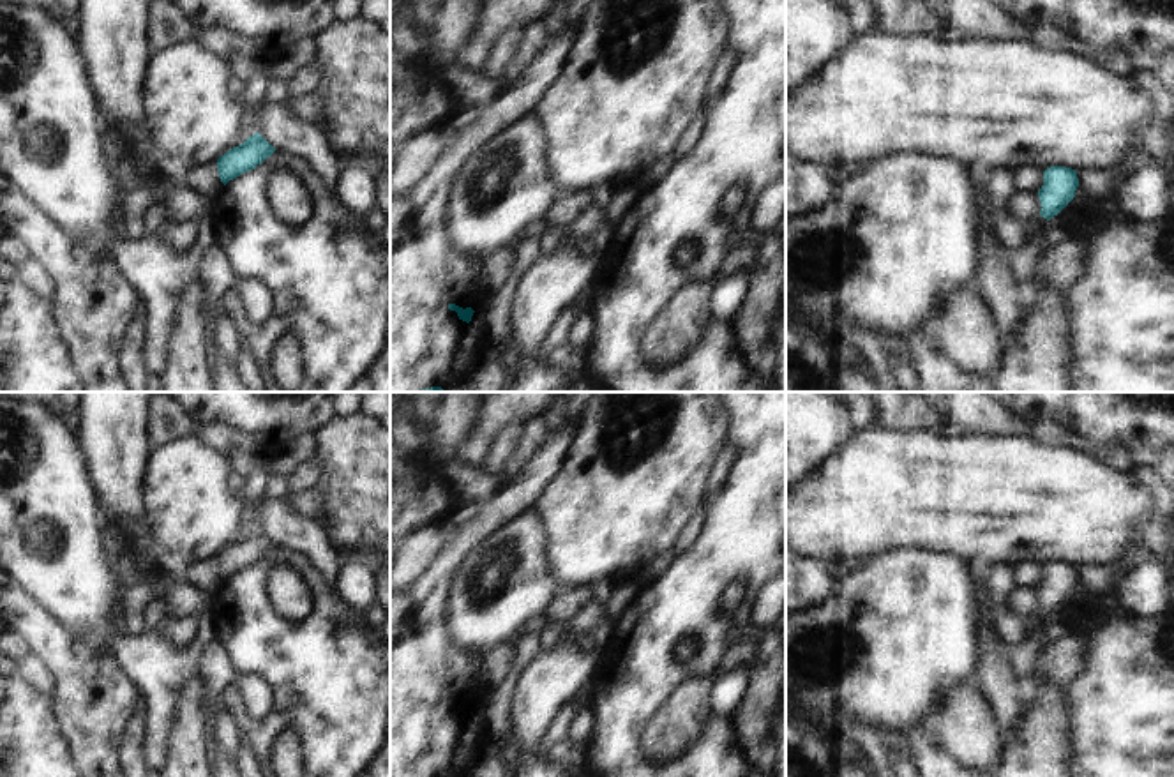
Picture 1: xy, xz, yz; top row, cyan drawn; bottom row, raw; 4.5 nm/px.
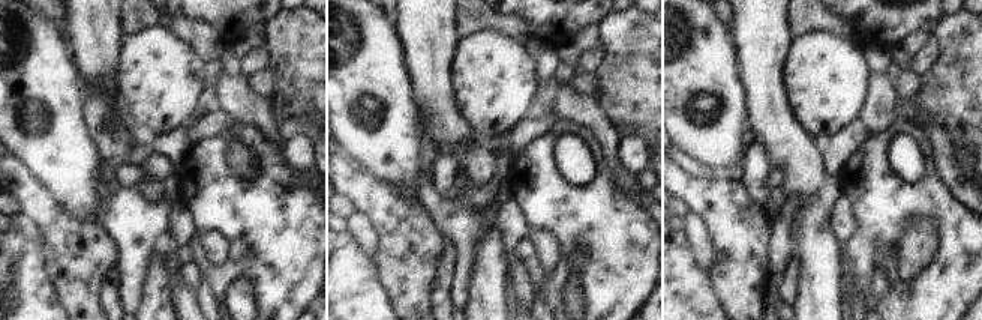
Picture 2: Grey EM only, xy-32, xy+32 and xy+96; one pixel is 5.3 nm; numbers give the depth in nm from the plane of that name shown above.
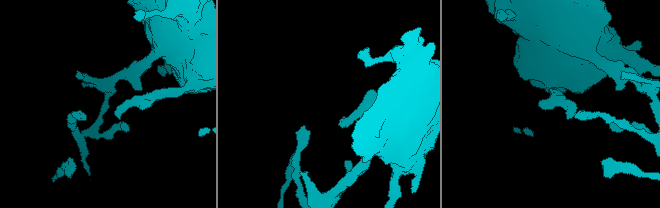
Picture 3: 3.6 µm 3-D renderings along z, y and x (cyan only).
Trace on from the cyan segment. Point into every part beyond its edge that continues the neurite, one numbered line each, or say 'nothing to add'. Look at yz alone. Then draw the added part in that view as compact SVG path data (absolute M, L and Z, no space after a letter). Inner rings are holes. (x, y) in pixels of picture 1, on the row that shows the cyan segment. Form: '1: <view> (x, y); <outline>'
1: yz (1037, 226); M1036 214L1027 224L1026 224L1026 238L1027 242L1040 244L1043 240L1043 233L1047 231L1047 219Z

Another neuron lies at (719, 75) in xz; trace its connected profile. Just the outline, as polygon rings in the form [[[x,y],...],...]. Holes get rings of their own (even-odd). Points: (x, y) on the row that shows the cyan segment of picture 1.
[[[727,49],[717,62],[717,65],[711,69],[706,83],[704,83],[704,95],[701,101],[703,109],[708,109],[722,94],[726,81],[729,78],[729,72],[733,69],[734,53]]]

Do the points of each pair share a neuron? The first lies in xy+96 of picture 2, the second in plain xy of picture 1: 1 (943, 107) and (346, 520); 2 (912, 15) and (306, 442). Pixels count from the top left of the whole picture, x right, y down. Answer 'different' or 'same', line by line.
1: same
2: different

